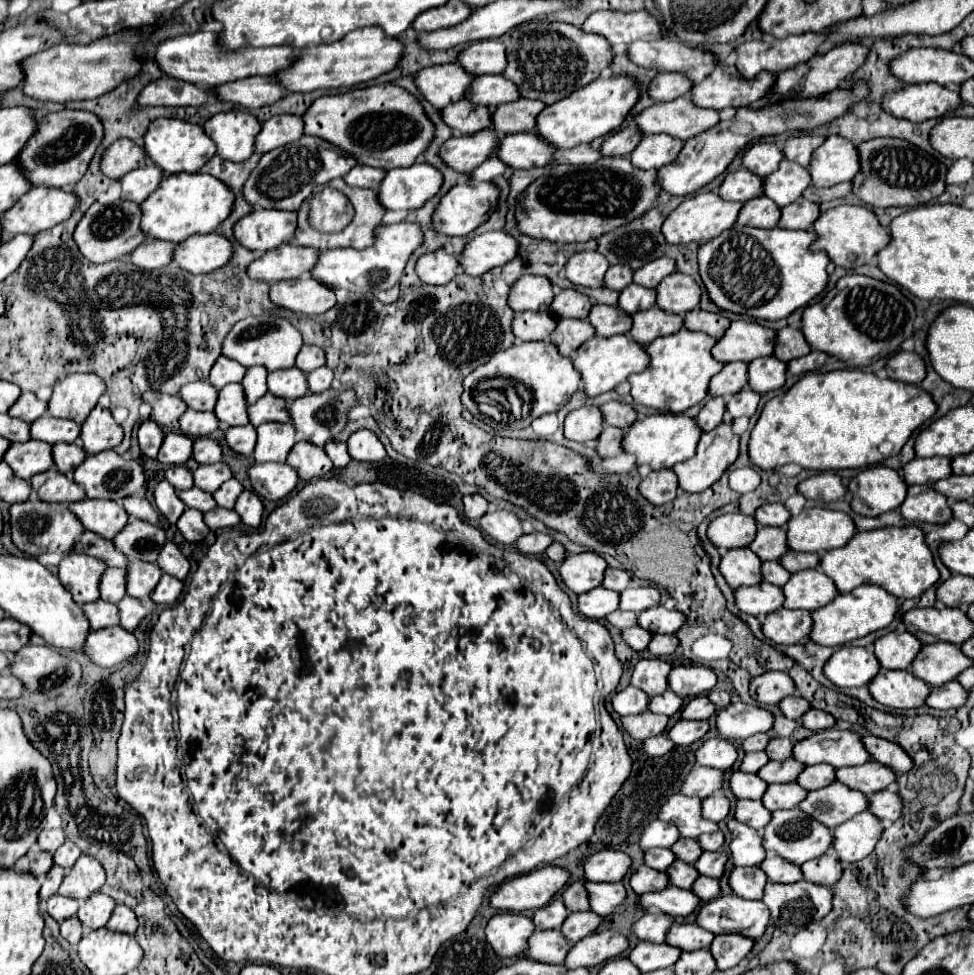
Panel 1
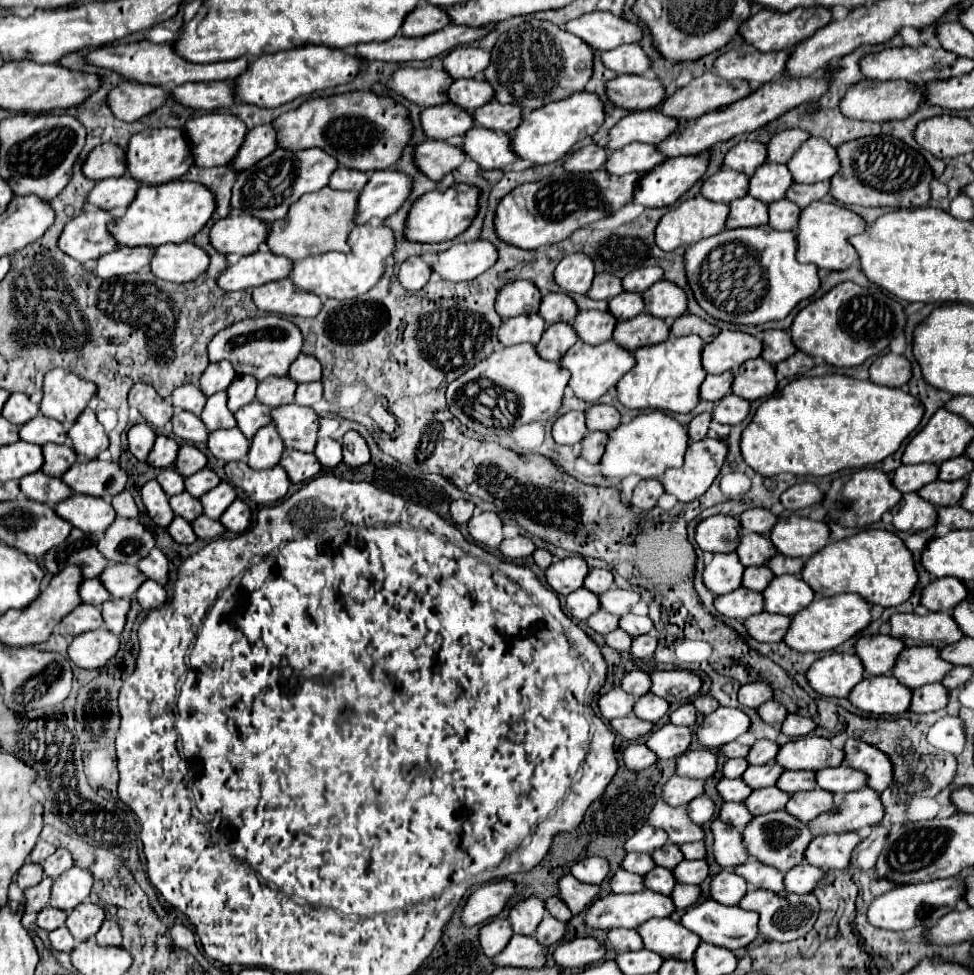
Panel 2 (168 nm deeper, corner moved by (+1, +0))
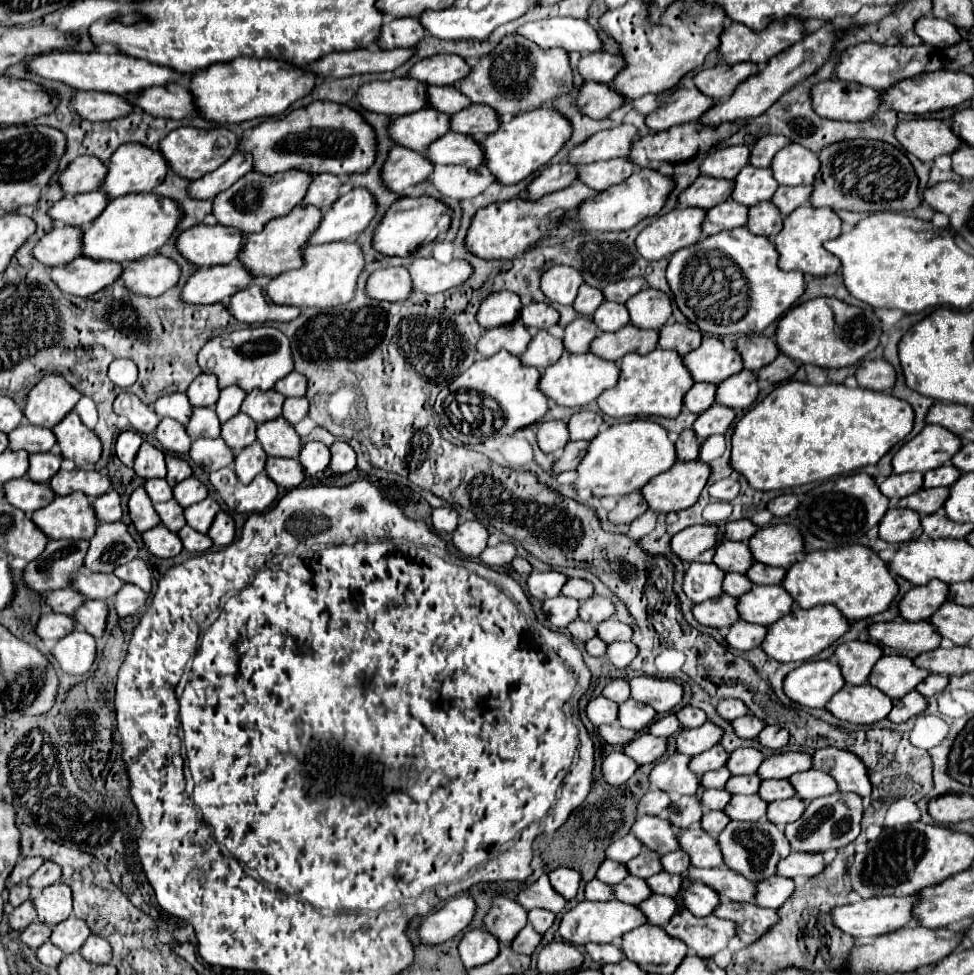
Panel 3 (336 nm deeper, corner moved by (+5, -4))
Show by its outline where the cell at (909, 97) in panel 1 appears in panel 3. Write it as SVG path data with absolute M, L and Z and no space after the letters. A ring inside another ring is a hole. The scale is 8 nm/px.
M829 80L813 86L811 98L819 116L847 122L869 120L877 114L879 104L883 104L877 90L843 80Z

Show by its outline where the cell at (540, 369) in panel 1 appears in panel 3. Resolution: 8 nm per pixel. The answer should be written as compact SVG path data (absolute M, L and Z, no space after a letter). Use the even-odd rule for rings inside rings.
M507 350L497 352L495 356L489 358L481 358L477 360L467 372L463 372L453 384L451 390L457 388L469 388L481 394L487 394L489 398L497 400L497 404L501 406L503 414L505 414L505 424L501 428L501 434L513 434L519 428L531 426L535 422L541 422L543 416L547 414L549 406L547 406L547 396L539 390L539 378L541 372L529 366L523 366L521 360L513 354L507 354Z

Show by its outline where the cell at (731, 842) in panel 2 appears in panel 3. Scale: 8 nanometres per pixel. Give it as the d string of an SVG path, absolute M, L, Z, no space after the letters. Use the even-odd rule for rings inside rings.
M703 828L683 832L679 836L679 846L691 856L695 868L719 868L723 864L717 838L707 834Z

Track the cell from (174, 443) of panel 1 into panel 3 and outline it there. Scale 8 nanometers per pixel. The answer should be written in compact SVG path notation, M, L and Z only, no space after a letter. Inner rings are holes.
M143 442L139 452L137 452L133 470L137 472L137 476L141 476L145 480L165 478L165 454L163 454L163 450L153 446L151 442Z

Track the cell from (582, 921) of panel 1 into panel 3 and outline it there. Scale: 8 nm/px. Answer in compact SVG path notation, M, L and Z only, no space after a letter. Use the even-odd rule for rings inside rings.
M527 924L519 934L517 938L511 942L511 948L519 954L533 954L533 950L541 944L543 936L539 932L535 932L535 928L531 924Z

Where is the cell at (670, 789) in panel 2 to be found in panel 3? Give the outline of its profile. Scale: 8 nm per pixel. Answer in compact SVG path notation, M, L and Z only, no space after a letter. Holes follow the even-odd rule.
M651 788L651 790L639 800L639 814L653 814L653 816L663 814L669 804L671 804L669 794L663 794L663 790Z

